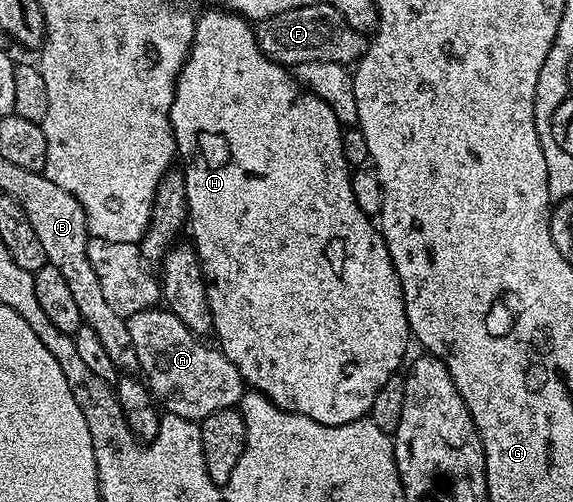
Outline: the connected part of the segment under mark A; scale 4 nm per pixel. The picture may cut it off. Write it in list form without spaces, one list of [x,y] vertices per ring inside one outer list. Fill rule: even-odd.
[[[150,307],[147,311],[133,313],[133,317],[127,320],[127,324],[133,340],[133,350],[137,353],[142,378],[154,395],[156,404],[167,415],[201,421],[209,417],[209,413],[217,413],[226,407],[238,408],[240,406],[239,402],[243,399],[245,384],[241,373],[237,373],[237,365],[233,365],[233,361],[229,361],[229,357],[225,357],[218,346],[211,344],[210,347],[207,341],[194,335],[189,329],[185,329],[185,325],[172,311]]]

